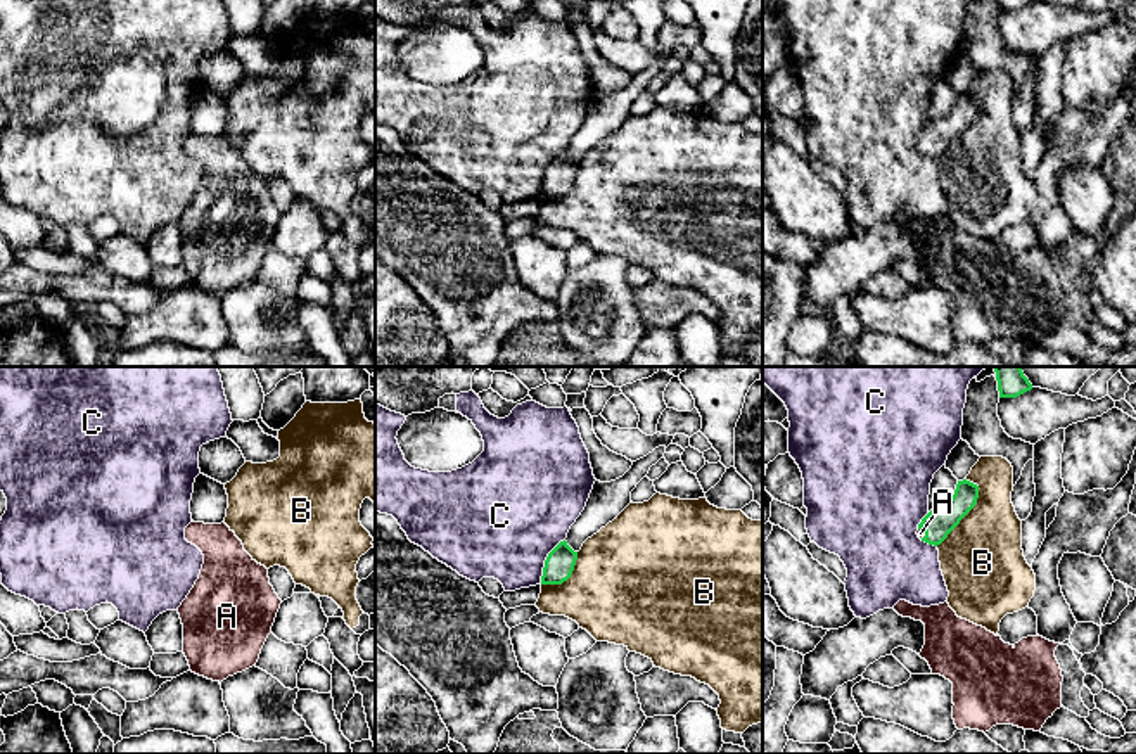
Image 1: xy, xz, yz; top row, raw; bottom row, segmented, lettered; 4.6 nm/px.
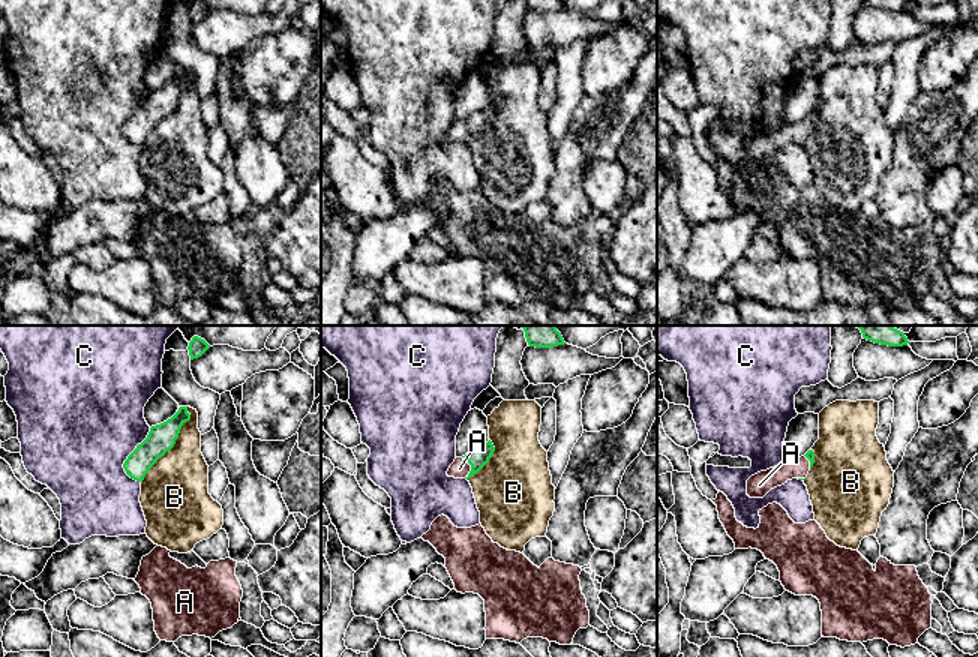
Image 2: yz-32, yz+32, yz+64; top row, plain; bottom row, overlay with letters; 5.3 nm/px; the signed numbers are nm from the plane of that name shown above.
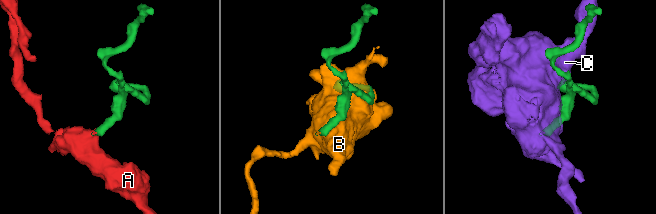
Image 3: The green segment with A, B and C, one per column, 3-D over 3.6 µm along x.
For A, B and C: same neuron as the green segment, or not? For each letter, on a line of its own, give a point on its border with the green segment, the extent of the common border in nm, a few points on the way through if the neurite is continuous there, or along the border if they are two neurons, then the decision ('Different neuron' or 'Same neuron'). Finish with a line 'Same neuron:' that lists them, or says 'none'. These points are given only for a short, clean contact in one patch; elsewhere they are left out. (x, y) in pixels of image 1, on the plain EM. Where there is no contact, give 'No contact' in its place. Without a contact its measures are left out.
A: Touches green at yz (925, 146). Shared border 60 nm. Path across: yz (939, 134), (925, 146), (920, 146). Same neuron
B: Touches green at yz (965, 127). Shared border 340 nm. Different neuron
C: Touches green at xz (545, 173). Shared border 240 nm. Different neuron
Same neuron: A

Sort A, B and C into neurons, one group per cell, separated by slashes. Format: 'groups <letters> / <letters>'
groups A / B / C

